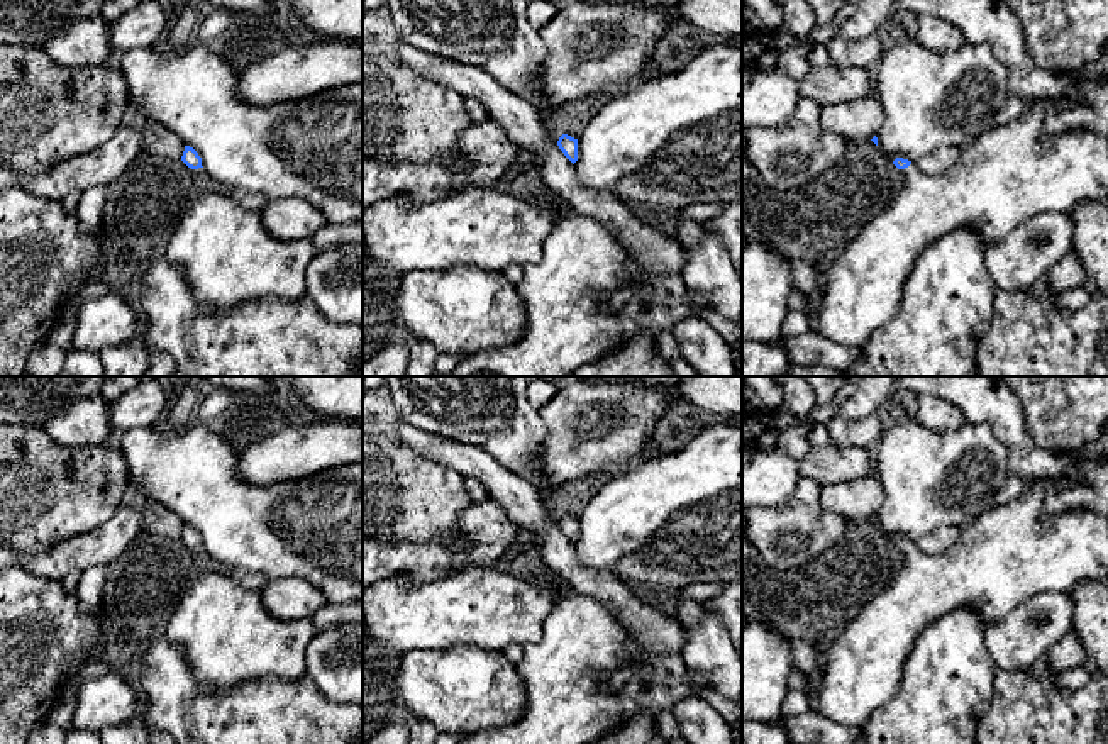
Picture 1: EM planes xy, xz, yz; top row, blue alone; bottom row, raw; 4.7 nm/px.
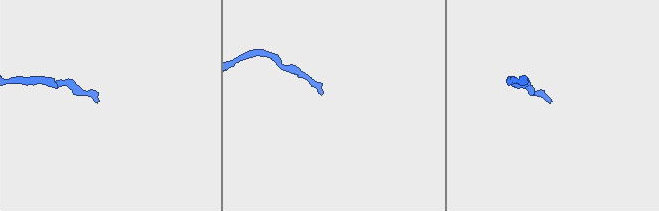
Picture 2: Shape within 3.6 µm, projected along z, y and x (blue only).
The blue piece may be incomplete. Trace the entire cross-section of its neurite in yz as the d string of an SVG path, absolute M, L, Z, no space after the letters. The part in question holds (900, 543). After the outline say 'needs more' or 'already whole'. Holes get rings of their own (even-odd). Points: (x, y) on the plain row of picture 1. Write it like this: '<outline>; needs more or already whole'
M1040 478L1008 505L994 505L961 529L952 547L923 554L896 537L906 563L823 651L818 713L864 729L876 707L891 698L905 661L923 630L959 607L969 607L986 629L1005 620L1023 600L1047 591L1071 593L1079 581L1108 580L1108 519L1088 508L1042 517L1044 495L1055 481Z; needs more

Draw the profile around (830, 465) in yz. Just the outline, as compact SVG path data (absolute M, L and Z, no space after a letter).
M828 442L823 447L810 447L800 461L800 473L822 485L849 483L874 473L874 454L871 449Z

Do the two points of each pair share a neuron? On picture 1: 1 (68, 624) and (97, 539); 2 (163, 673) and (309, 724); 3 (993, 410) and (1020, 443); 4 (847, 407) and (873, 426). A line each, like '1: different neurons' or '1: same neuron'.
1: different neurons
2: same neuron
3: same neuron
4: different neurons

